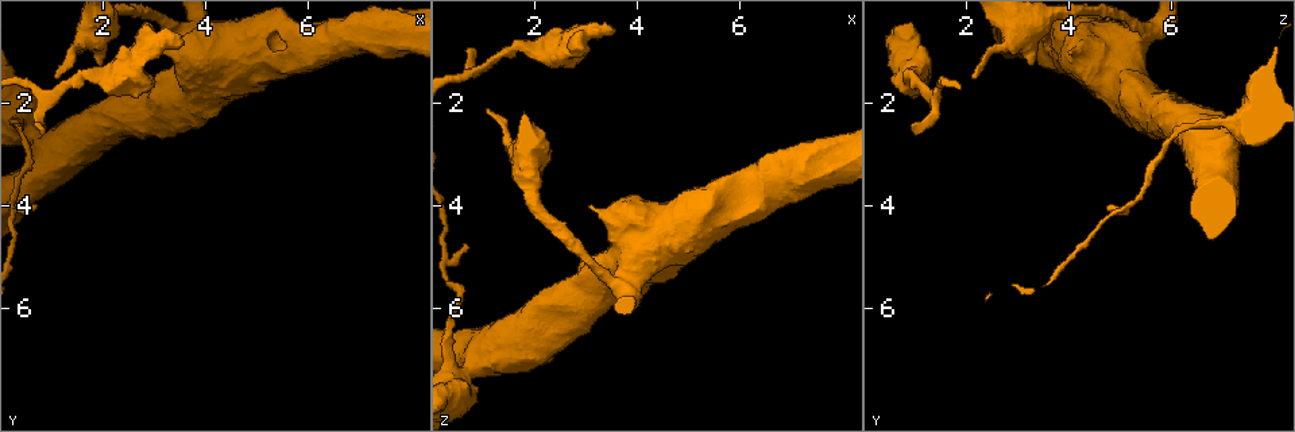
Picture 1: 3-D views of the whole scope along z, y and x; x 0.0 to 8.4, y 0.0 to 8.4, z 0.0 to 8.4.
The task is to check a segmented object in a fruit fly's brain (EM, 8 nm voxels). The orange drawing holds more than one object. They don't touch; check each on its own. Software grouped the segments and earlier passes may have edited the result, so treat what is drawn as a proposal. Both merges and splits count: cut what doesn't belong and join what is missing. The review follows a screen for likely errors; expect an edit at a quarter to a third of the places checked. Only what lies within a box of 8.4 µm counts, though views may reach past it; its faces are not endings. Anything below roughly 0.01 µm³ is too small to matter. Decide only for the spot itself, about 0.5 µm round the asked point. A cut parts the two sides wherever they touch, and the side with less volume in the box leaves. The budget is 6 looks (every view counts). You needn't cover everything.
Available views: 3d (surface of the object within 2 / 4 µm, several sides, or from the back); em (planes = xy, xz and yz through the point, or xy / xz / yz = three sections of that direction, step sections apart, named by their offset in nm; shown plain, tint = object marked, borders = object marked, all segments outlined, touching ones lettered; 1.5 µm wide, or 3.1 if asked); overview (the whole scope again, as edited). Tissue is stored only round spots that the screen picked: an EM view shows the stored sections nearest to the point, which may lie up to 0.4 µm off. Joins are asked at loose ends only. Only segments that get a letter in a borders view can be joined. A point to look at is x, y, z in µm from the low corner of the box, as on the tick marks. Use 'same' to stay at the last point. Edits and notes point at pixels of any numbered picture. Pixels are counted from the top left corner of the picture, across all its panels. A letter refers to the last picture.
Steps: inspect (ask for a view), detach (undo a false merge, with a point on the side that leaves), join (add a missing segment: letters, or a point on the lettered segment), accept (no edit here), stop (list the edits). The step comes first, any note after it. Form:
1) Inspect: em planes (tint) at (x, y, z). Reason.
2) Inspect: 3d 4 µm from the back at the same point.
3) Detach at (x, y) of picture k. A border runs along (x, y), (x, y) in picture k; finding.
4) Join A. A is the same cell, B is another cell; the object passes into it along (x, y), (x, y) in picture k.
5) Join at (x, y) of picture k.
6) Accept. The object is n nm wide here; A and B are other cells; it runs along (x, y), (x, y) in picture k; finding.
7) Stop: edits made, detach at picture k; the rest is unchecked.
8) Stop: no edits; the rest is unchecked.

Inspect: em planes (plain) at (0.80, 2.55, 0.95). Free end.

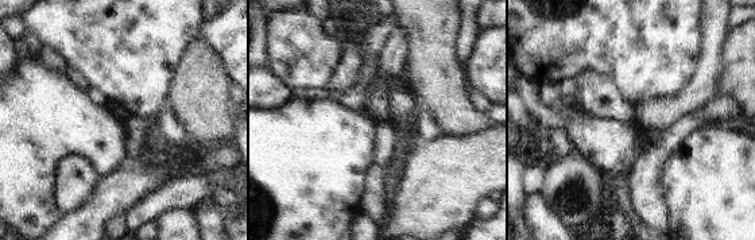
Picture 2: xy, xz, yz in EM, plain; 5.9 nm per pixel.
Inspect: em planes (borders) at the same point. What lies round it.

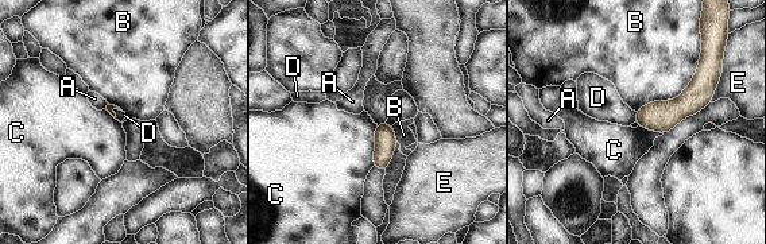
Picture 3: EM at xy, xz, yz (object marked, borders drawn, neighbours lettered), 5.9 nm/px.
Accept. A, B, C, D and E are other cells; a border runs along (376, 124), (374, 163), (371, 166) in picture 3; none of them fits.

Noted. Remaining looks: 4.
Inspect: 3d 2 µm at (3.10, 1.00, 3.95). Stops while still wide.

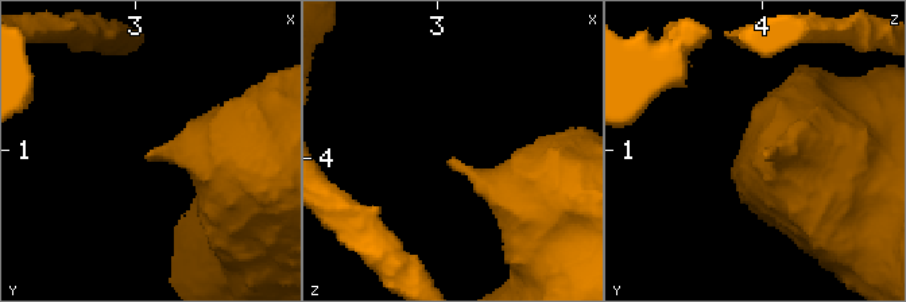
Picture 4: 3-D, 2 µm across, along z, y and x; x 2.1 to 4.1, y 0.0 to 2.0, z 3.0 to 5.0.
Inspect: em xy step 4 (tint) at (3.12, 1.00, 4.00).

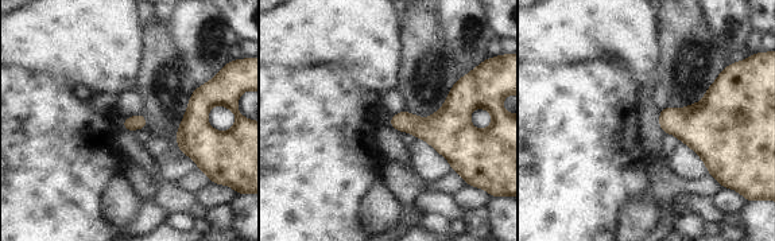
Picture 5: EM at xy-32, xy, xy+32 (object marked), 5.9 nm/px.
Inspect: em planes (borders) at the same point.

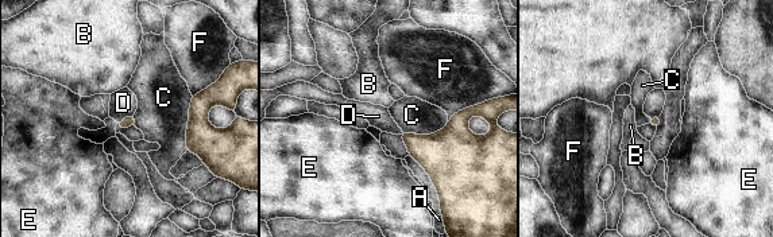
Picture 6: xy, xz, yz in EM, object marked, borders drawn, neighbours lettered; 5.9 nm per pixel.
Accept. The longest contact is with C, 340 nm; A, B, C, D, E and F are other cells; a border runs along (132, 115), (119, 123) in picture 6; no lettered segment goes on from it.

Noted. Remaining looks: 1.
Stop: no edits; the rest is unchecked.

